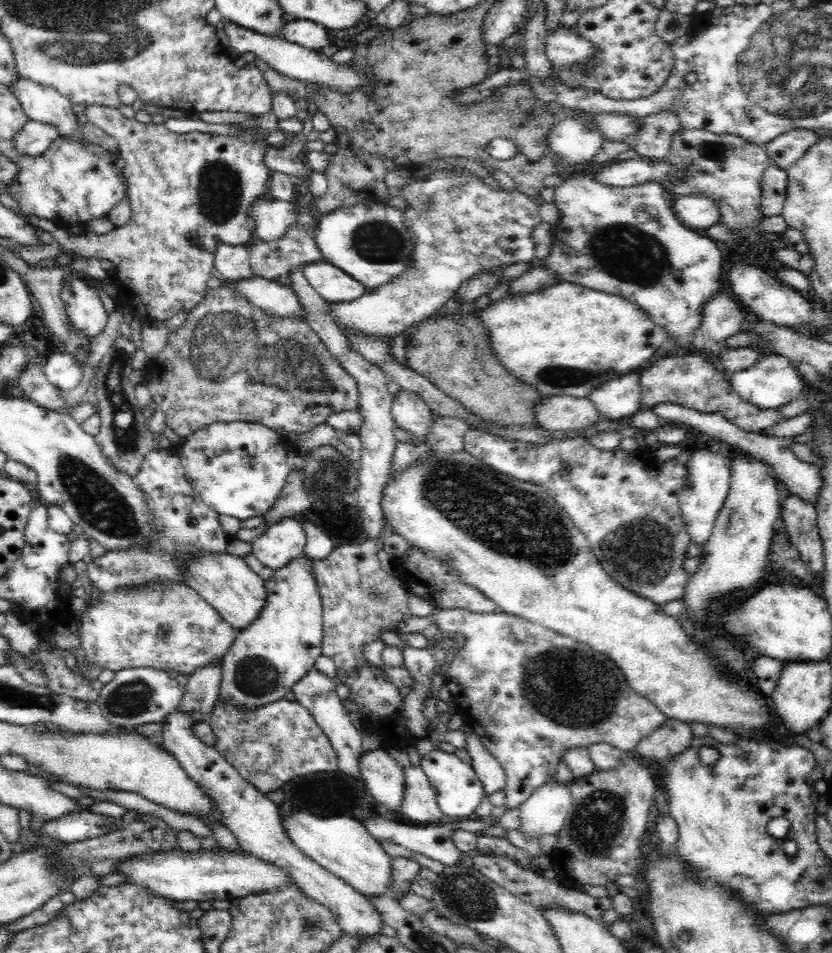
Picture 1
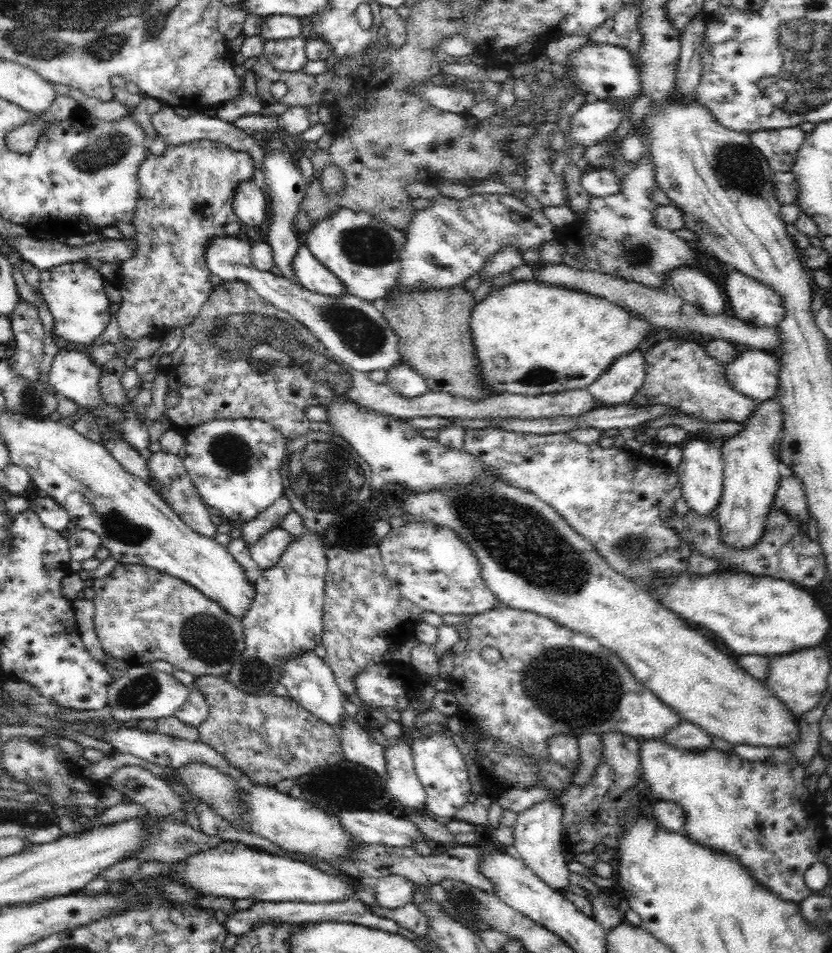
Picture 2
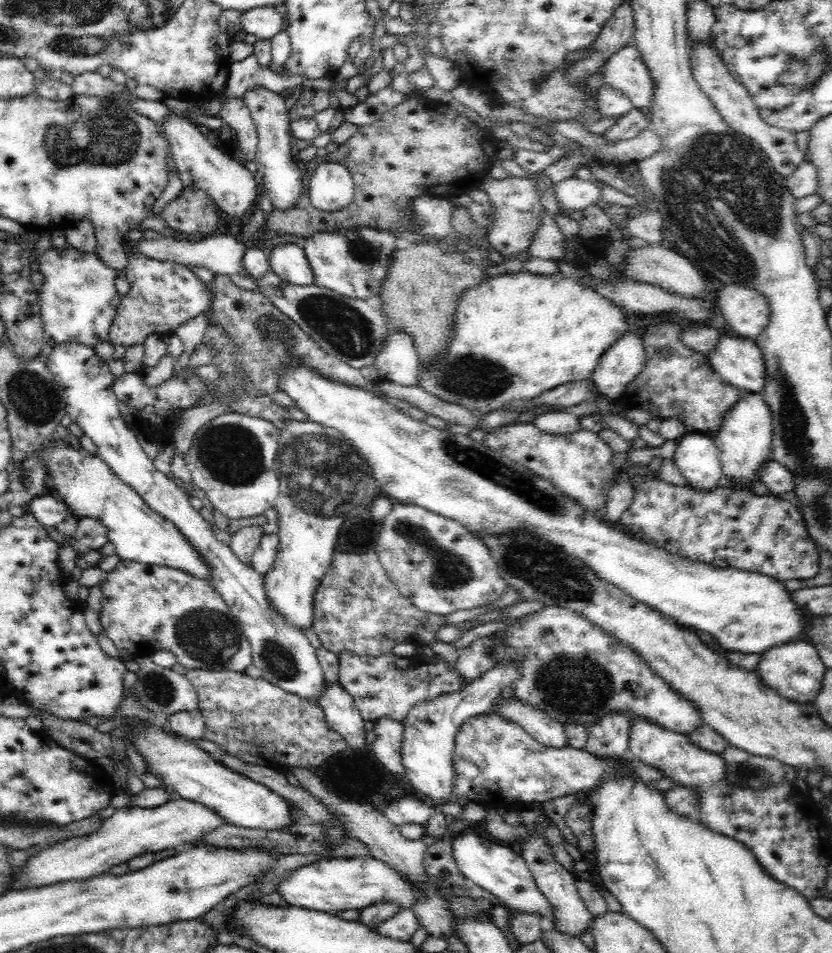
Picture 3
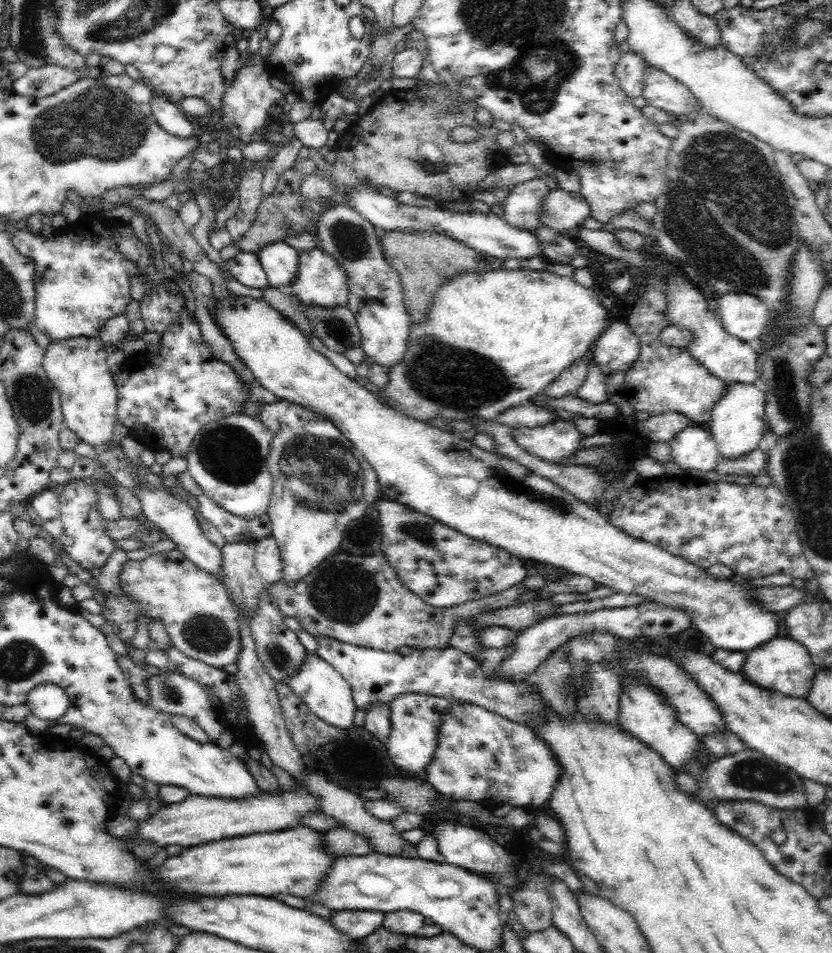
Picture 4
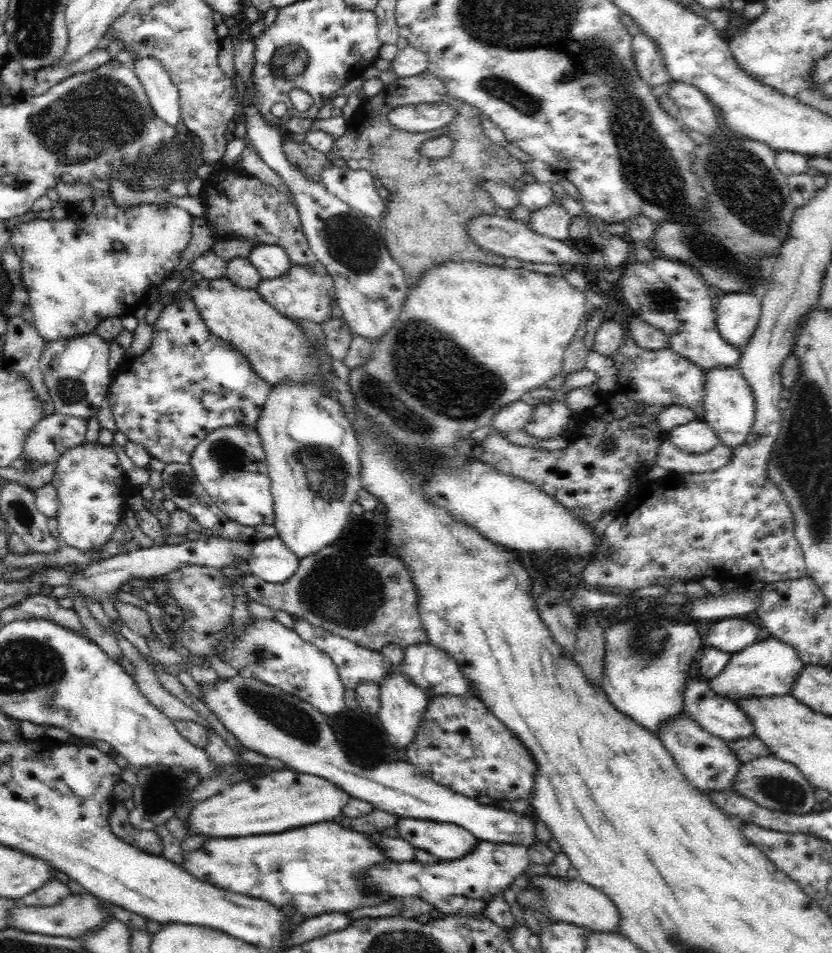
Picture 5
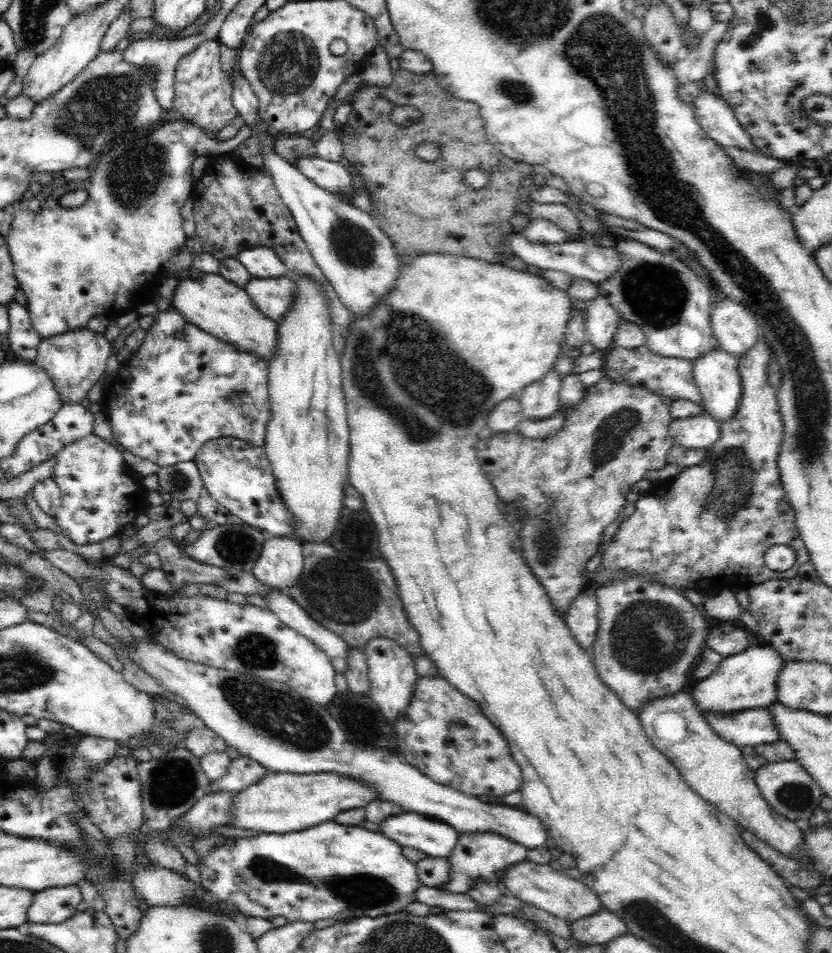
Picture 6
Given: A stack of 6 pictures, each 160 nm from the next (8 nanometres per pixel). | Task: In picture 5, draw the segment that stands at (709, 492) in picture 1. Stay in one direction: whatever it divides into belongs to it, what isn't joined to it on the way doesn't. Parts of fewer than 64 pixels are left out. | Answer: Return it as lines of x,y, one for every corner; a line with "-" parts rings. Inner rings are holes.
693,421
676,426
667,433
667,436
672,444
688,454
707,453
720,441
715,430
704,421

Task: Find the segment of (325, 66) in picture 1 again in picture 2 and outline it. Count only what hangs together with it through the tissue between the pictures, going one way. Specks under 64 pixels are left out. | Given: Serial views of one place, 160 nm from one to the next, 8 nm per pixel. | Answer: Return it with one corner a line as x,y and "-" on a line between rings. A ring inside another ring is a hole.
294,36
264,43
262,54
267,61
279,72
295,72
306,64
304,39

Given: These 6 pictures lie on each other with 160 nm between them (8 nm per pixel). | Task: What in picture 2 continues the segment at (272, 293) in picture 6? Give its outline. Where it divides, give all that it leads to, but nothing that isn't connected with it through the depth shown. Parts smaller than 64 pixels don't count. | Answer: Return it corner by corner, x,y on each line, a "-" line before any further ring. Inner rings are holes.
339,207
328,218
306,233
305,245
312,256
343,284
347,294
379,303
399,283
400,253
405,247
403,231
388,226
382,219
365,211

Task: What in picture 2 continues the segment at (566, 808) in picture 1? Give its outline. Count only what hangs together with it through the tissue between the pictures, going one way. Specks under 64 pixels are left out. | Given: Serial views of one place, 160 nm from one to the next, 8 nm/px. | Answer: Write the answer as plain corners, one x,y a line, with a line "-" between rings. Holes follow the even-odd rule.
549,798
545,802
536,804
523,812
519,812
514,826
514,844
512,852
520,857
524,864
536,876
543,879
547,886
560,894
571,886
568,869
568,858
565,857
565,839
563,831
563,807
558,804
557,798

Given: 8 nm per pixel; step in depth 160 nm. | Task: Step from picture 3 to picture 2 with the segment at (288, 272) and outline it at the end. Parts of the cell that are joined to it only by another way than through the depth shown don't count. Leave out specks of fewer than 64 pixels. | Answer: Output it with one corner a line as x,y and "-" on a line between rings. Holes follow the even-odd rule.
300,244
296,250
292,258
292,268
299,285
307,290
332,297
343,296
347,293
336,275
330,274
326,267
312,256
305,244

